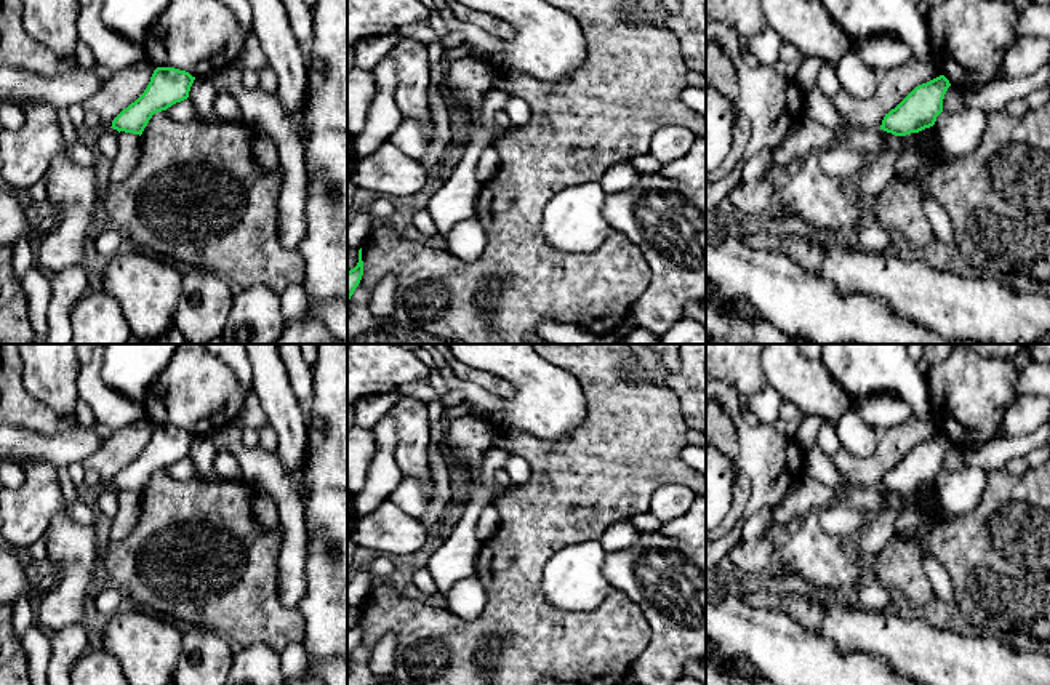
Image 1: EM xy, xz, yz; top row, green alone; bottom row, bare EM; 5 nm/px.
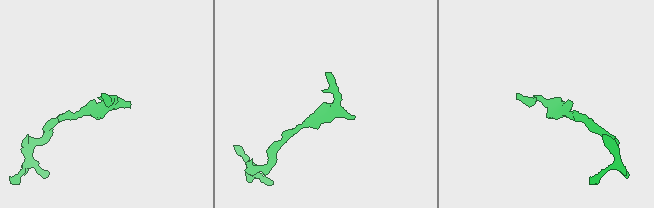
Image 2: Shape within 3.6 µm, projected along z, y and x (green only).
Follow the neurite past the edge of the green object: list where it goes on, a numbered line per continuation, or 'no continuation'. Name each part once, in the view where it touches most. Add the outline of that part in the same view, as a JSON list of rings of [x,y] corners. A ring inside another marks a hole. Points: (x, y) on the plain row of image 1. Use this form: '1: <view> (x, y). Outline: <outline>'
no continuation

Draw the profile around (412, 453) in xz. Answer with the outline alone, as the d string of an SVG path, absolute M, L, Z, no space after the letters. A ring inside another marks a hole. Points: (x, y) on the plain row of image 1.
M403 395L392 407L397 419L395 459L403 477L421 482L427 496L432 498L432 475L429 464L429 419L426 402L413 395Z

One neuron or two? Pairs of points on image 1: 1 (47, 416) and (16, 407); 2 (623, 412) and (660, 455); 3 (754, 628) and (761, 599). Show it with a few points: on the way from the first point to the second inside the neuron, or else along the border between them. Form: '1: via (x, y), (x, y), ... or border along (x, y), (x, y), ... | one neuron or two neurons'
1: via (39, 416), (24, 410) | one neuron
2: via (628, 423), (649, 444) | one neuron
3: border along (743, 594), (753, 607), (783, 612), (794, 621) | two neurons

